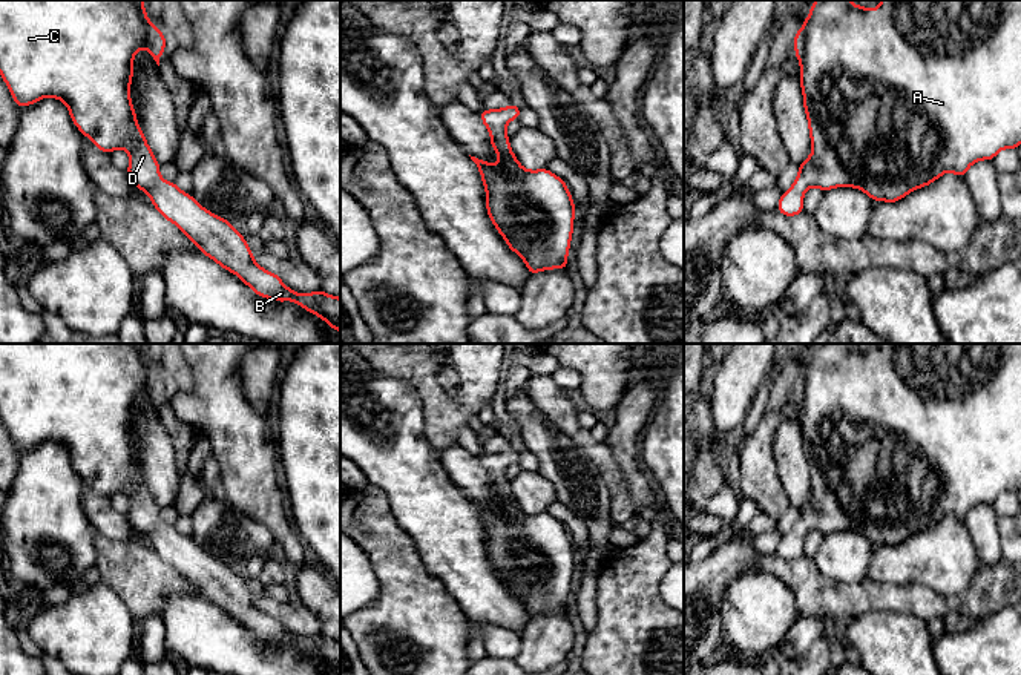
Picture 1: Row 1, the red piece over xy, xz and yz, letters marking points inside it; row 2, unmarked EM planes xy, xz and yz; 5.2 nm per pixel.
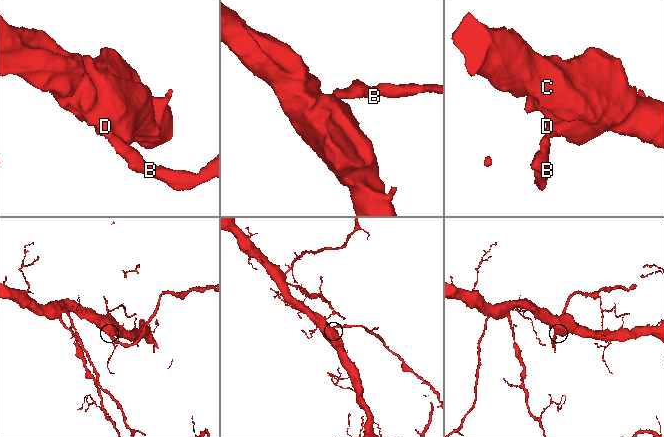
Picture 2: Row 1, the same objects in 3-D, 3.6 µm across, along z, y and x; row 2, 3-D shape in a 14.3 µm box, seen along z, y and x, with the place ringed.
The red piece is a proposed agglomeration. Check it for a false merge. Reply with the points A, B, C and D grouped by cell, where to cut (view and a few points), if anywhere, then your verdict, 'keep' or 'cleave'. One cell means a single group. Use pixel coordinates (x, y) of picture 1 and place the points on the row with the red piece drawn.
A B C D; no cut; keep

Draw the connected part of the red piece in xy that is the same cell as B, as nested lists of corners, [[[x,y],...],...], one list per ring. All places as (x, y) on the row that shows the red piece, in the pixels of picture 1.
[[[0,0],[0,75],[18,107],[44,97],[61,100],[72,123],[95,147],[107,153],[117,149],[129,152],[127,175],[132,183],[201,253],[235,273],[258,296],[293,301],[340,333],[340,298],[322,288],[305,295],[290,290],[279,275],[256,264],[245,238],[228,219],[208,212],[175,183],[161,178],[159,163],[136,121],[130,83],[136,51],[144,46],[159,66],[166,43],[159,28],[146,15],[143,0]]]

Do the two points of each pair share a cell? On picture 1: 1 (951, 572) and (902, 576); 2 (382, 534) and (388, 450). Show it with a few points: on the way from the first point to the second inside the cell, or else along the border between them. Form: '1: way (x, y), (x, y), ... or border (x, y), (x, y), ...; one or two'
1: way (938, 572), (914, 572); one
2: border (370, 482), (385, 494), (390, 511), (400, 525); two

